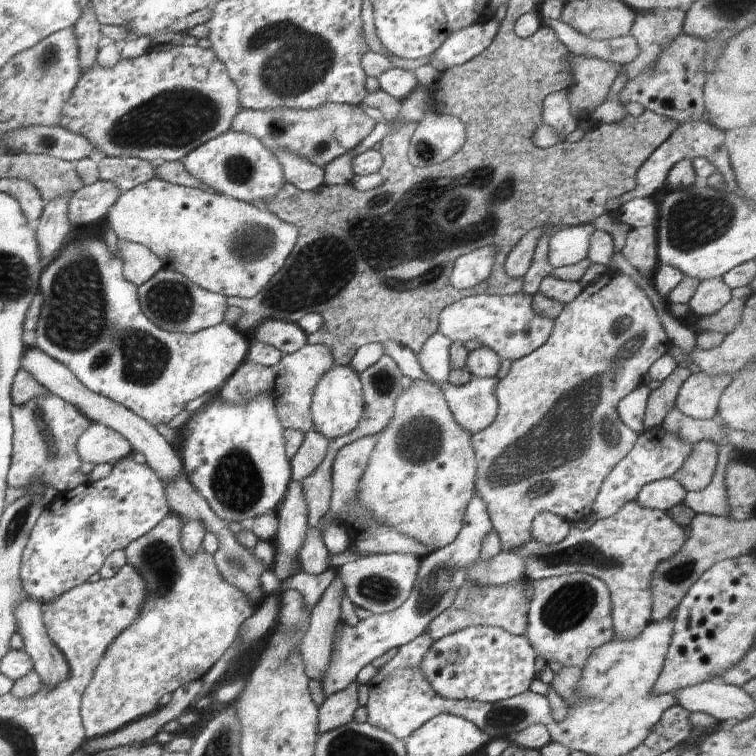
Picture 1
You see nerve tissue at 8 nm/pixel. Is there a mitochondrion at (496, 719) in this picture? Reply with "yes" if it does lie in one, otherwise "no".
yes

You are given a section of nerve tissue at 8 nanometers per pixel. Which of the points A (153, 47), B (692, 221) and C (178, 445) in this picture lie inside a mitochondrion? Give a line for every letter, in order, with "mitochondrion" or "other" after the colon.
A: other
B: mitochondrion
C: other

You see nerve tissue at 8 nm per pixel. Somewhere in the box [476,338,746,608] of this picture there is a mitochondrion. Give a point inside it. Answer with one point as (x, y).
(583, 554)

